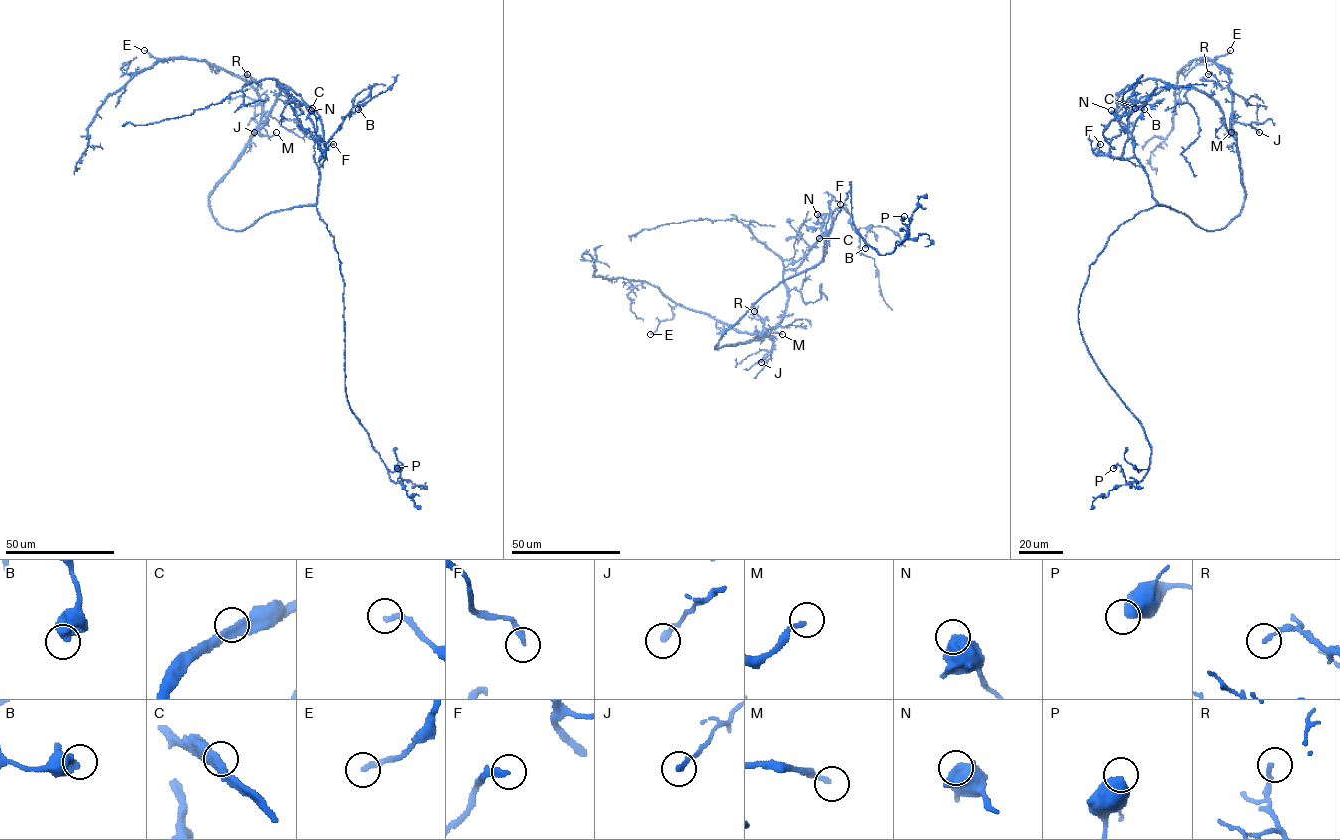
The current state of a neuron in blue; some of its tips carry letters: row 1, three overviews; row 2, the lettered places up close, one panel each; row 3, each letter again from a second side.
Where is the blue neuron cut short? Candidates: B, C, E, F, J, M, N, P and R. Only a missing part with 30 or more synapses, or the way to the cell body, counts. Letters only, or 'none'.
none

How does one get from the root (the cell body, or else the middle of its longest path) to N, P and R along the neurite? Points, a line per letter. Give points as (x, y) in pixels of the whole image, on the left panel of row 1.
N: (258, 219), (273, 212), (310, 206), (316, 201), (320, 142), (314, 132), (316, 118), (311, 110)
P: (258, 219), (315, 205), (326, 224), (344, 283), (347, 399), (396, 483), (402, 481), (397, 468)
R: (258, 219), (246, 229), (229, 230), (218, 223), (209, 205), (213, 187), (261, 119), (261, 96), (247, 74)

